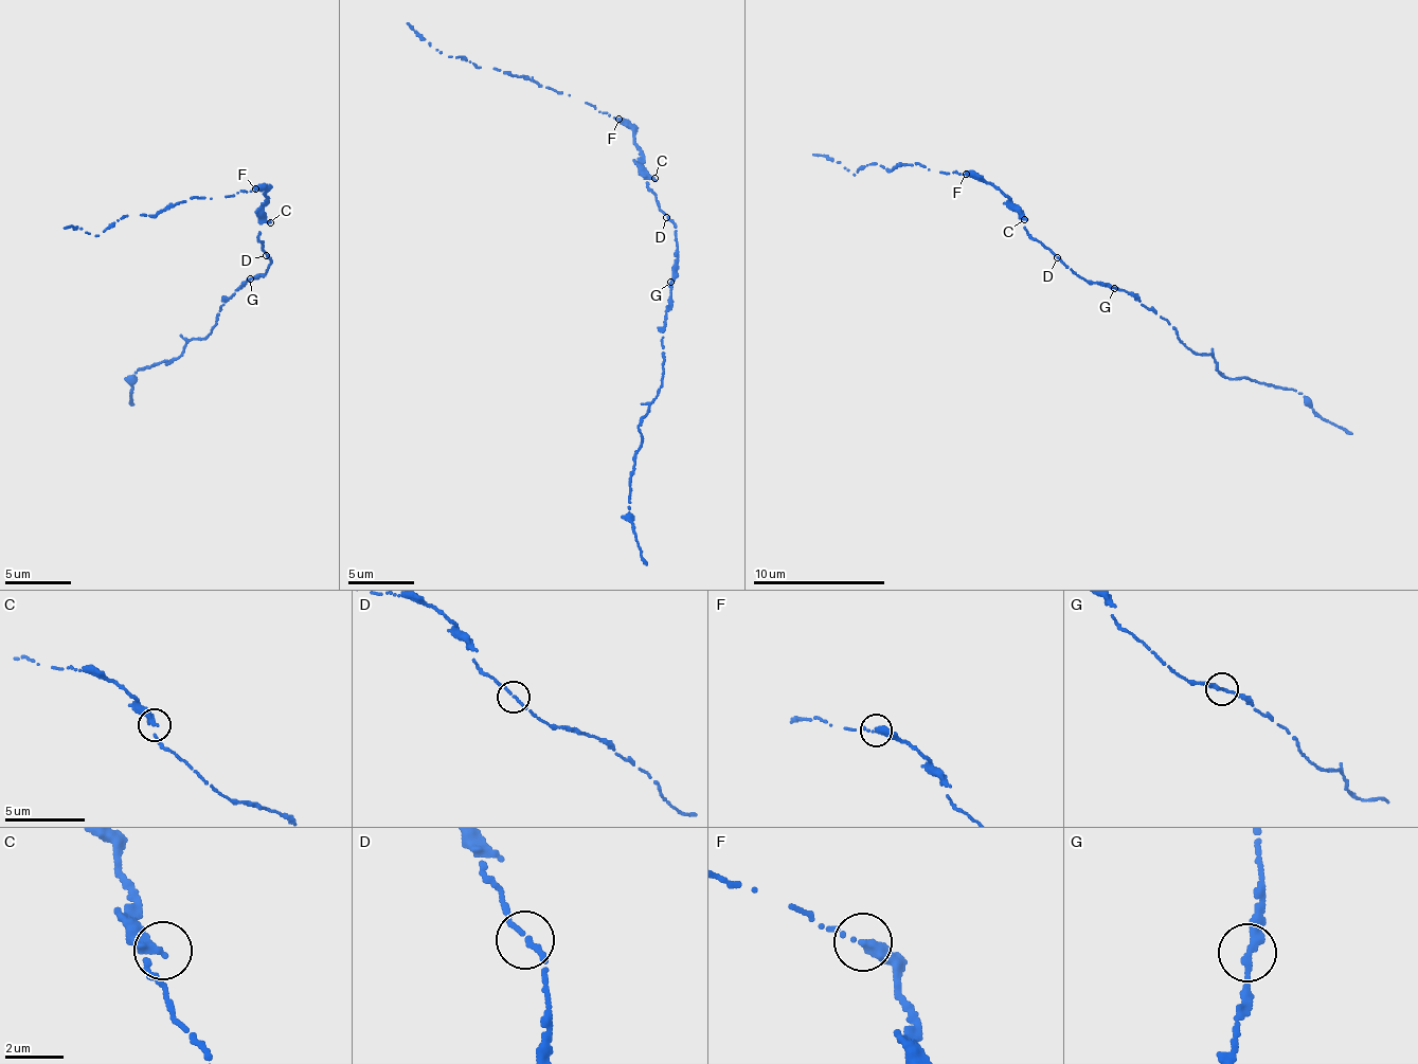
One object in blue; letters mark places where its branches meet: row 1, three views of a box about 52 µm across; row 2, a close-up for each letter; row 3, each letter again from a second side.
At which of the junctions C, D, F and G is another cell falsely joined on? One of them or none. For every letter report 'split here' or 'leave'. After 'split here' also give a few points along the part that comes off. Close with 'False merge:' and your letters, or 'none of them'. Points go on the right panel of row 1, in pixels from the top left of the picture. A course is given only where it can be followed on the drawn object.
C: leave
D: leave
F: split here; foreign part runs (967, 175), (914, 163), (890, 170), (876, 162), (853, 174), (839, 161), (811, 155)
G: leave
False merge: F

